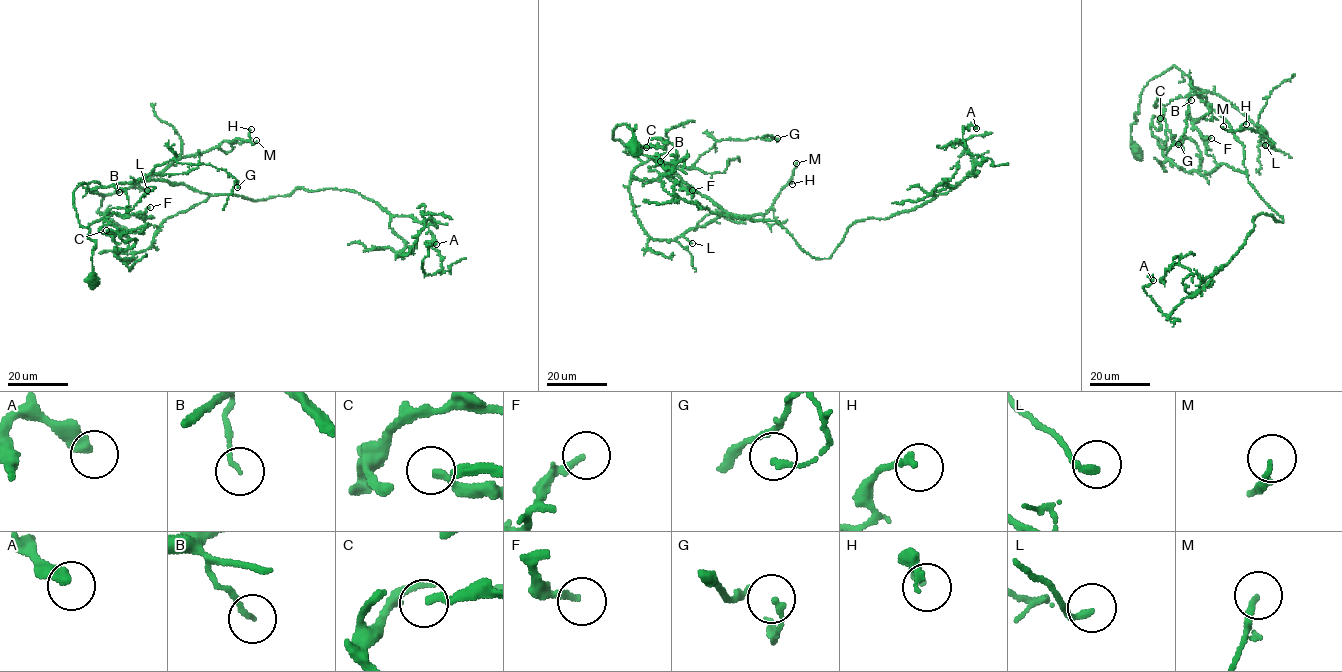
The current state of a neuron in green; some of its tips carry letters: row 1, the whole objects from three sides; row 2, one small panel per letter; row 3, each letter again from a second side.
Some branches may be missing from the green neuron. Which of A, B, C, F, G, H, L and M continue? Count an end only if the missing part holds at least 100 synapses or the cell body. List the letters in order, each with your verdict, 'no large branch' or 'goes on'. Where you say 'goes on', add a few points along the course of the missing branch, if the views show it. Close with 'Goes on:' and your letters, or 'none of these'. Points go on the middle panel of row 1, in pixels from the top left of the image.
A: no large branch
B: no large branch
C: no large branch
F: no large branch
G: no large branch
H: no large branch
L: no large branch
M: no large branch
Goes on: none of these

